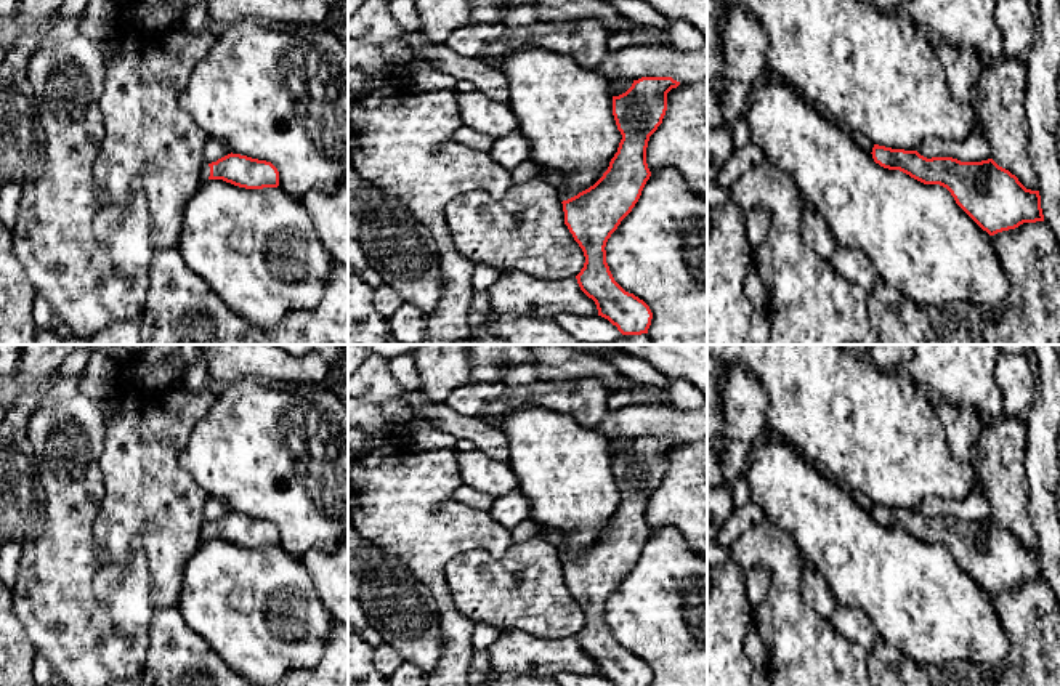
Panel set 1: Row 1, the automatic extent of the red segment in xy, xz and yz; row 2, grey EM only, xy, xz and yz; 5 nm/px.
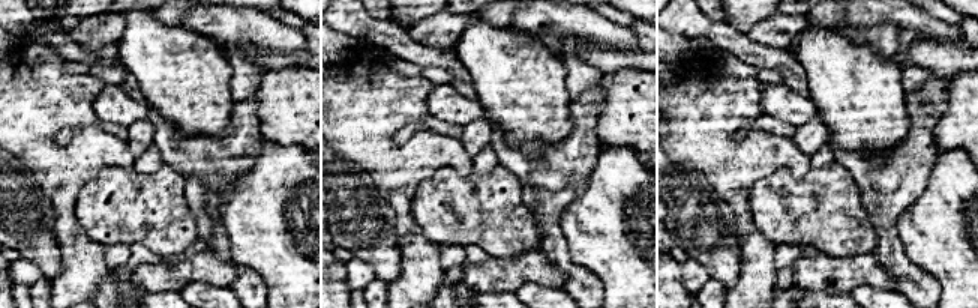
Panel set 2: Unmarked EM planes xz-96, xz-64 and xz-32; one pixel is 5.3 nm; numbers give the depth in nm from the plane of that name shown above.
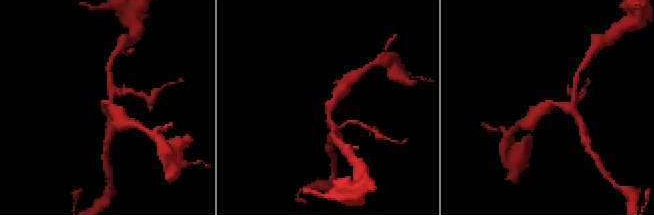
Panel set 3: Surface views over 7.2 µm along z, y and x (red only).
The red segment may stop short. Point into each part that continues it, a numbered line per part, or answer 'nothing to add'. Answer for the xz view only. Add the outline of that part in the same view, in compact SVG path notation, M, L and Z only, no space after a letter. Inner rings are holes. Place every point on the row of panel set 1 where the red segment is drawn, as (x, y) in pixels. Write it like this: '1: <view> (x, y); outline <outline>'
1: xz (554, 178); outline M540 170L539 176L544 178L550 186L553 186L558 191L561 202L571 199L566 180L560 173Z

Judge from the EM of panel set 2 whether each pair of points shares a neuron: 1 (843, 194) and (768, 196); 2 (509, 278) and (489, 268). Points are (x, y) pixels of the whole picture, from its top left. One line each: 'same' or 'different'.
1: same
2: same

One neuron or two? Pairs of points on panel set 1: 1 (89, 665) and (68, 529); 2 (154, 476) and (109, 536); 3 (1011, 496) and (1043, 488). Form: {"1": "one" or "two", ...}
{"1": "one", "2": "one", "3": "two"}

